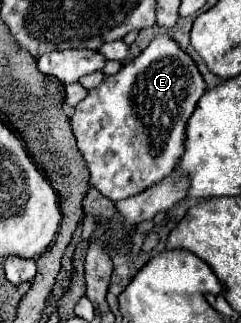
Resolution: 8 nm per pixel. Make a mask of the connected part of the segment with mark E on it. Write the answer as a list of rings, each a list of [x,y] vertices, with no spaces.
[[[166,35],[156,37],[132,63],[126,63],[116,75],[108,75],[100,87],[90,89],[86,99],[76,105],[76,113],[70,119],[78,147],[90,171],[90,183],[110,201],[120,201],[166,179],[184,153],[186,121],[204,91],[206,85],[194,61]]]

